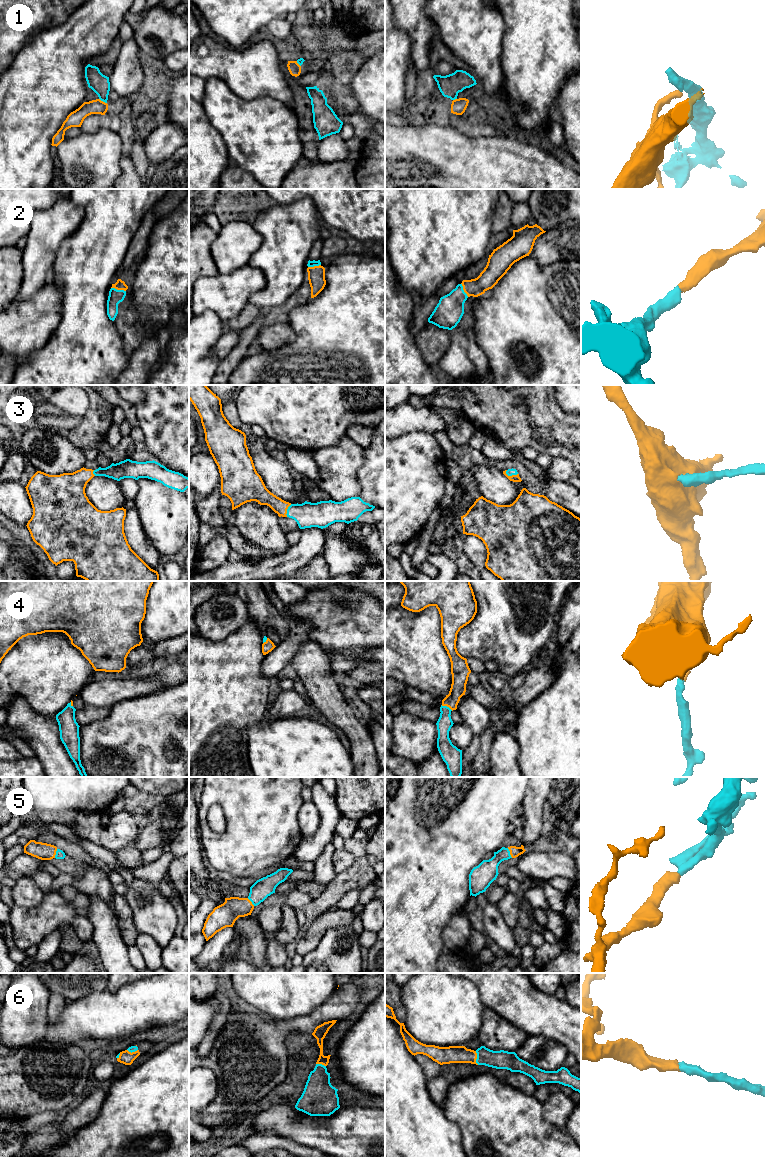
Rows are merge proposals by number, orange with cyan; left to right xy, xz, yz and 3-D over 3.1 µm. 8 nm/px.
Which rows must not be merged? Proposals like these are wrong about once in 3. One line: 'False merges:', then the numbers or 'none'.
False merges: 1

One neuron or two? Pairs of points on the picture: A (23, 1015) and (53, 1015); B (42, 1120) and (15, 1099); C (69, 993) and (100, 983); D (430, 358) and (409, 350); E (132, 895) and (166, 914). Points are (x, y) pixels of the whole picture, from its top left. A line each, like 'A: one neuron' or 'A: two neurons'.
A: two neurons
B: two neurons
C: one neuron
D: two neurons
E: one neuron

